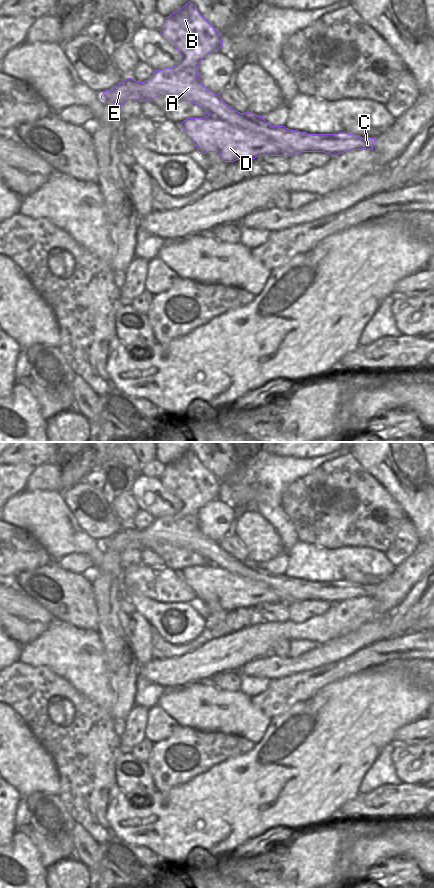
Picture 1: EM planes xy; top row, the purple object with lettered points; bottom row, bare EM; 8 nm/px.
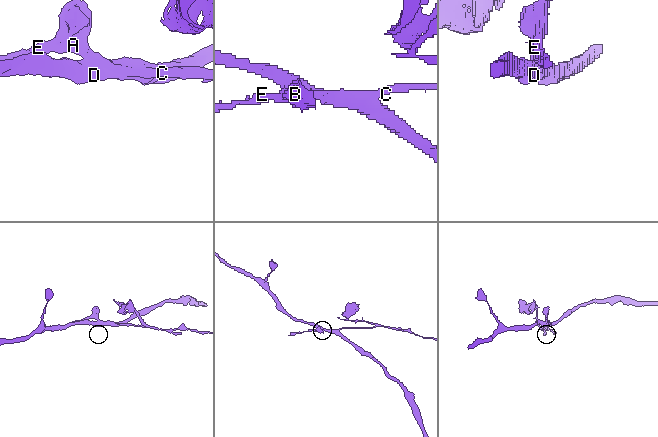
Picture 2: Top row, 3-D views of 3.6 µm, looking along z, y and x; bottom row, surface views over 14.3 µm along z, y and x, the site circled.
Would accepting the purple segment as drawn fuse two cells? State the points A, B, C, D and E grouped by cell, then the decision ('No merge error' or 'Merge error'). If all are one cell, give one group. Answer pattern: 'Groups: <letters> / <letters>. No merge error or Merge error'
Groups: A B C E / D. Merge error.

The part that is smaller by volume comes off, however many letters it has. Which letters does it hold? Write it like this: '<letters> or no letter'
A, B, C, E

